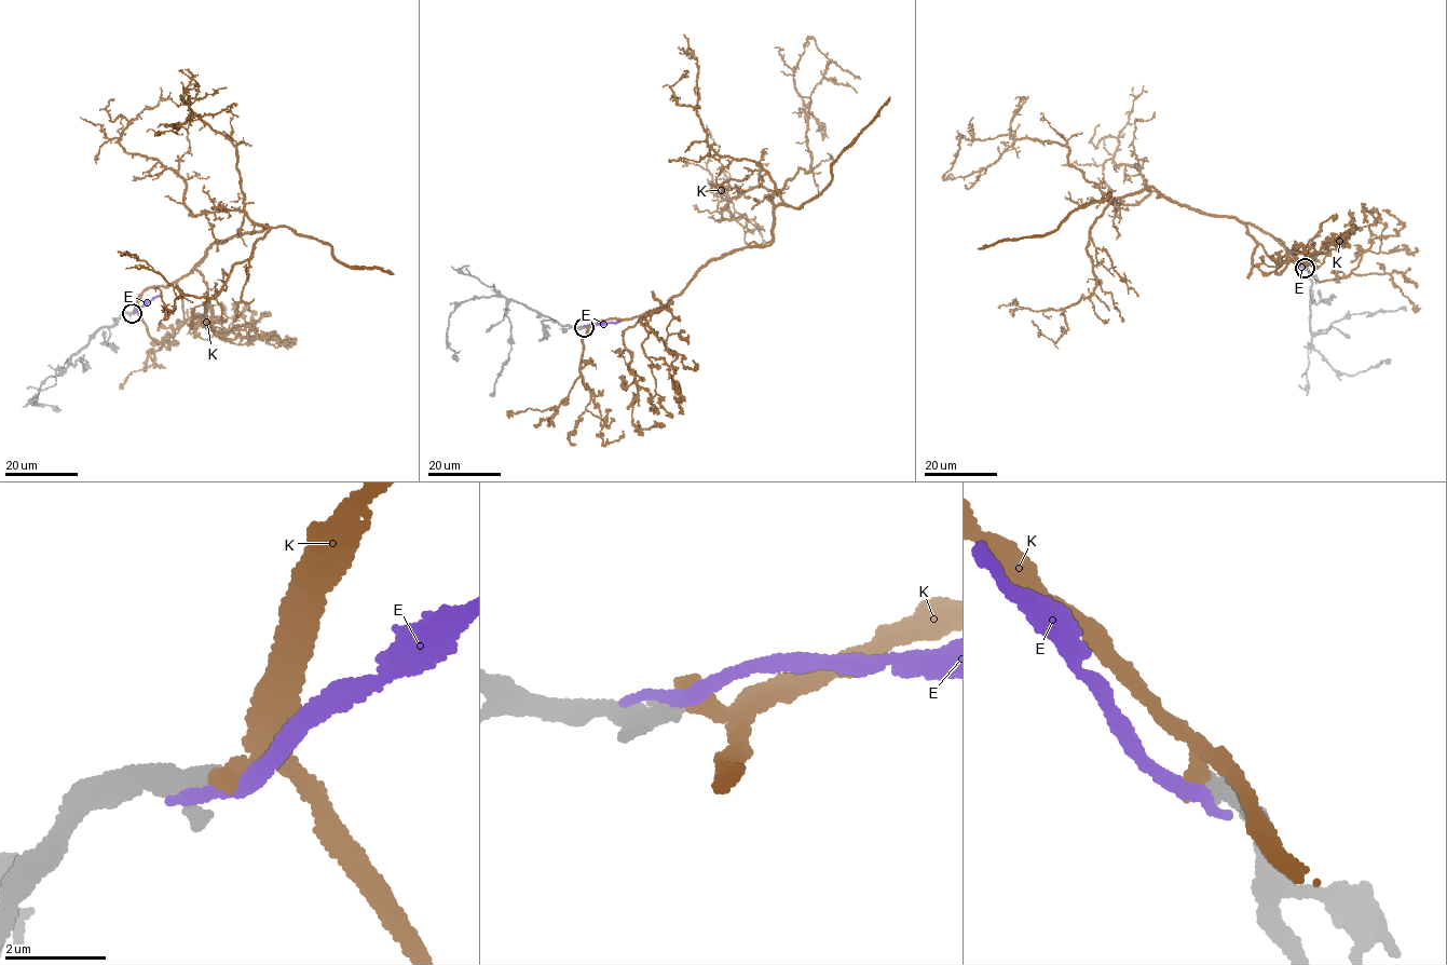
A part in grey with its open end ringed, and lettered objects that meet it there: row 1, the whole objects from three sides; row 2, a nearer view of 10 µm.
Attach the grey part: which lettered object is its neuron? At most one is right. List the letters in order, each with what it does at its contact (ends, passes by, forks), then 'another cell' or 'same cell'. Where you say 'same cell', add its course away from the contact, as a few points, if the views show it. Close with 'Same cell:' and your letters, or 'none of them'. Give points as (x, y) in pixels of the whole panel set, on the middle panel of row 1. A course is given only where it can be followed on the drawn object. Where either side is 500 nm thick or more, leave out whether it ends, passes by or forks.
E: another cell
K: it ends there; another cell
Same cell: none of them

